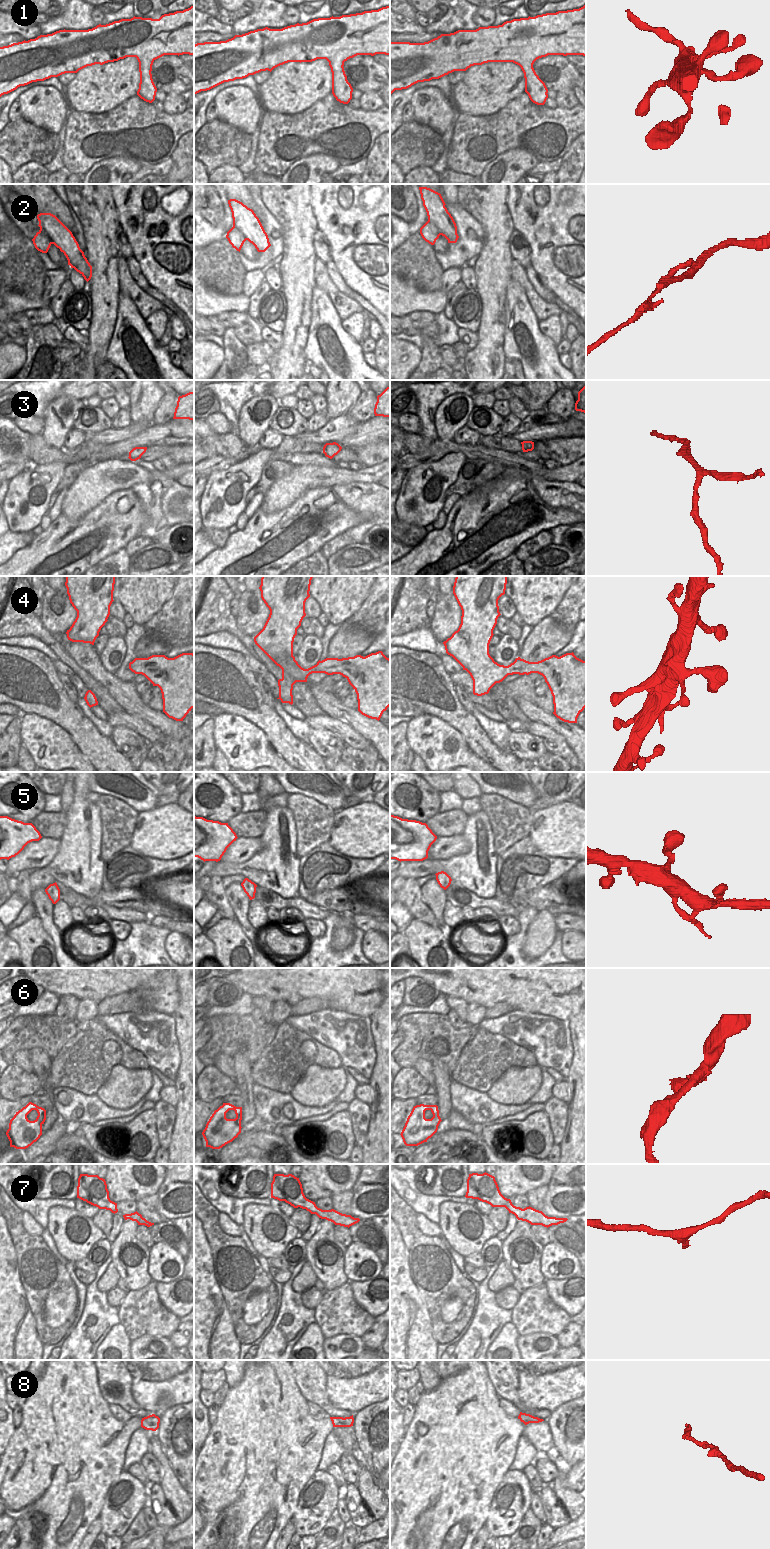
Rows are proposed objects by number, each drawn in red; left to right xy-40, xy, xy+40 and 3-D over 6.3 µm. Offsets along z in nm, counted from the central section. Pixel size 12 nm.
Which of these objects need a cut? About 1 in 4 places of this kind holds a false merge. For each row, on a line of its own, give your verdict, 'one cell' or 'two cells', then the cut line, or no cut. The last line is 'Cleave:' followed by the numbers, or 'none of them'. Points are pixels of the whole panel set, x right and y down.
1: one cell | no cut
2: two cells | xy-40 (40, 228), (52, 243)
3: one cell | no cut
4: one cell | no cut
5: one cell | no cut
6: one cell | no cut
7: one cell | no cut
8: one cell | no cut
Cleave: 2

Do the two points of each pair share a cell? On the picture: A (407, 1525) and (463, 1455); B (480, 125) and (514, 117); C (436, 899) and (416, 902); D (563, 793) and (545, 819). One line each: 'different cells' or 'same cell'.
A: same cell
B: same cell
C: different cells
D: different cells

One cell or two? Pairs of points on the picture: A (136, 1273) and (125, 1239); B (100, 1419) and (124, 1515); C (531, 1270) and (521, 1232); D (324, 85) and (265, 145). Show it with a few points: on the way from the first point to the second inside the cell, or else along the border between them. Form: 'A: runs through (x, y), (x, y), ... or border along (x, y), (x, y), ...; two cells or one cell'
A: runs through (125, 1275), (124, 1266), (117, 1259), (118, 1251); one cell
B: border along (122, 1470), (112, 1482), (104, 1500); two cells
C: runs through (520, 1264), (510, 1256), (510, 1243); one cell
D: border along (316, 101), (301, 112), (273, 112); two cells

